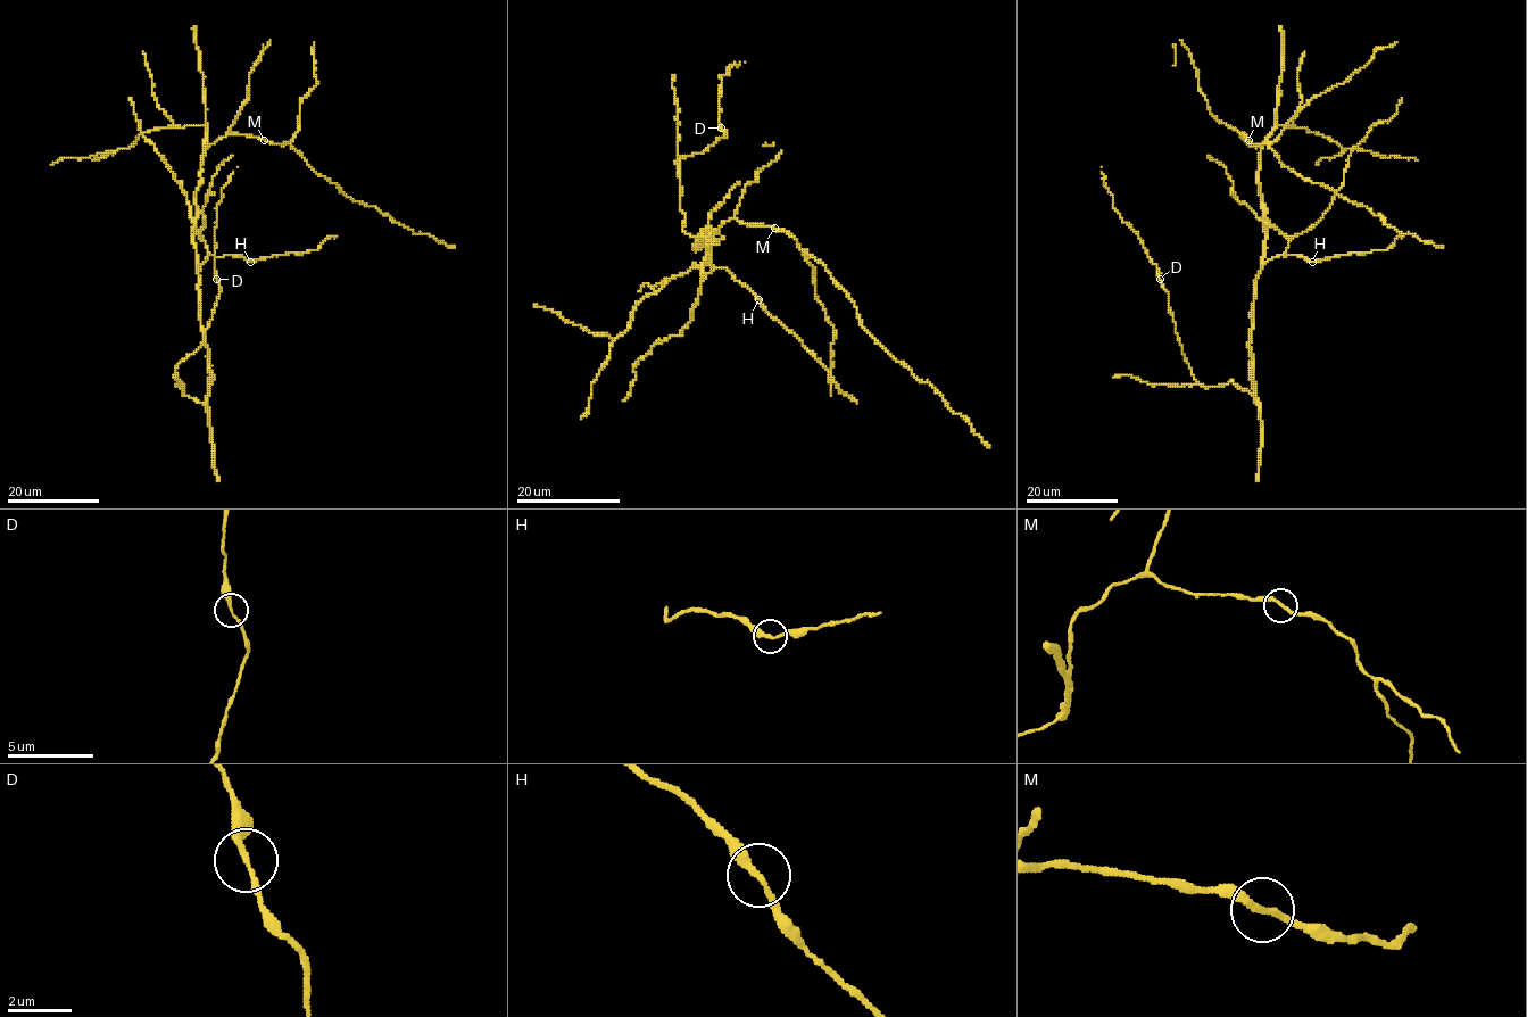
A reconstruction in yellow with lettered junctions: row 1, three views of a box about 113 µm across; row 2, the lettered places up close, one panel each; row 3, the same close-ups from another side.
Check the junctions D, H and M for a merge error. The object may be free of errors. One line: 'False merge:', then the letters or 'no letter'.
False merge: no letter

